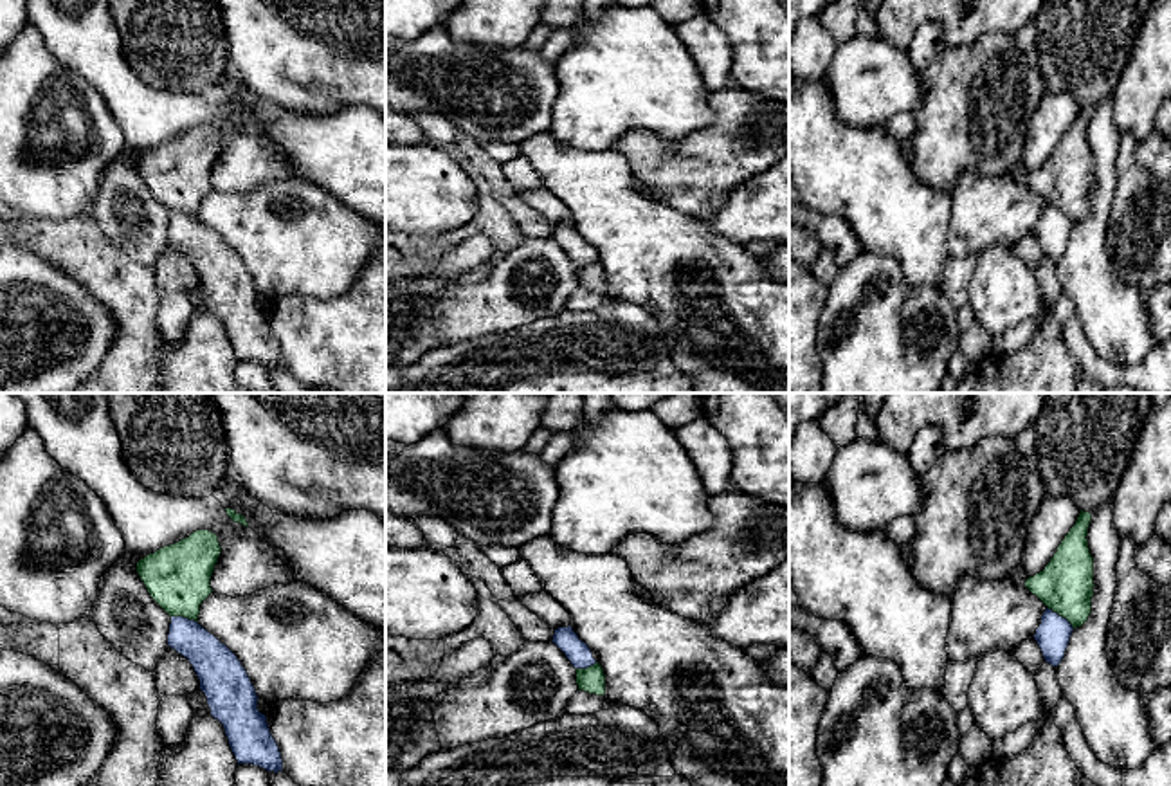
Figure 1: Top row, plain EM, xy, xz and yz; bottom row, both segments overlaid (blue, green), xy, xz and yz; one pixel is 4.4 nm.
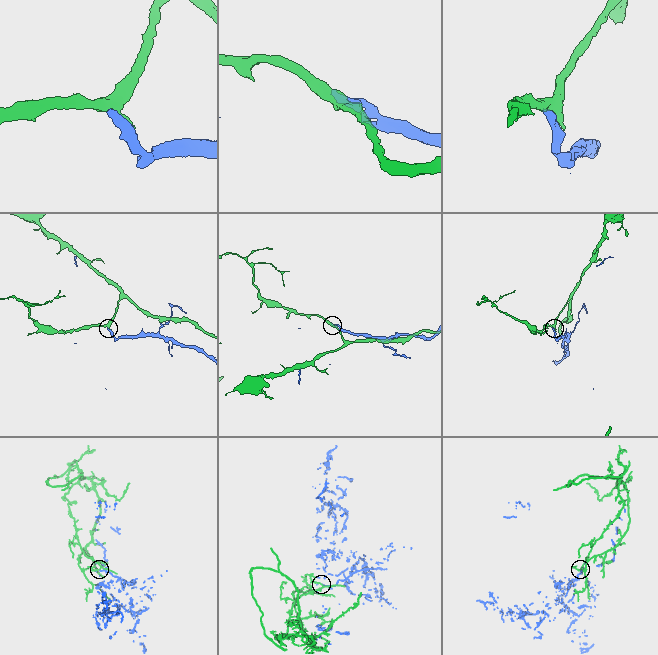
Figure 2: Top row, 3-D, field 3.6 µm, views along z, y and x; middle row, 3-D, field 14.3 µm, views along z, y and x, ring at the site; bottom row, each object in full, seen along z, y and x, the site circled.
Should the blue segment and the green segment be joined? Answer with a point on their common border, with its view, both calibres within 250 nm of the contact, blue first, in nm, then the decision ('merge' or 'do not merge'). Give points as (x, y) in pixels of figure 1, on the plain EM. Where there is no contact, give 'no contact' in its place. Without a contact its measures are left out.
contact yz (1062, 213); calibres 150 and 240 nm; do not merge

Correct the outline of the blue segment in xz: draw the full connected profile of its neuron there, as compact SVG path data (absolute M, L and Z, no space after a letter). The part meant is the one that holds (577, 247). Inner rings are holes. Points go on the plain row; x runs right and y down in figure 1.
M571 222L555 225L551 238L566 251L575 265L587 265L596 260L589 242L578 234Z

